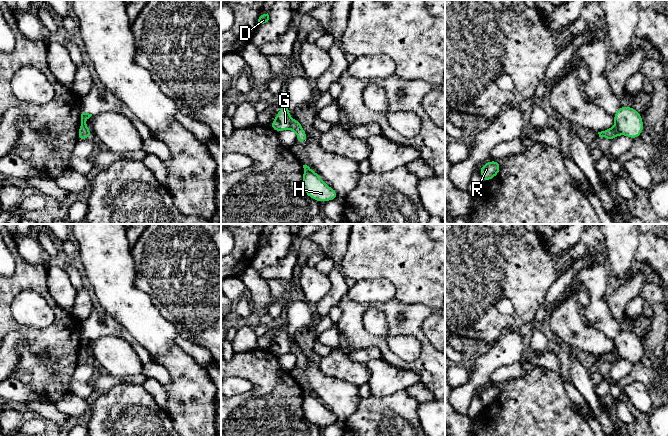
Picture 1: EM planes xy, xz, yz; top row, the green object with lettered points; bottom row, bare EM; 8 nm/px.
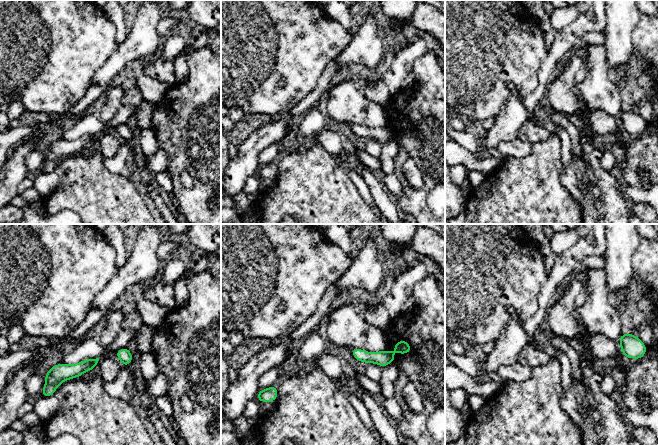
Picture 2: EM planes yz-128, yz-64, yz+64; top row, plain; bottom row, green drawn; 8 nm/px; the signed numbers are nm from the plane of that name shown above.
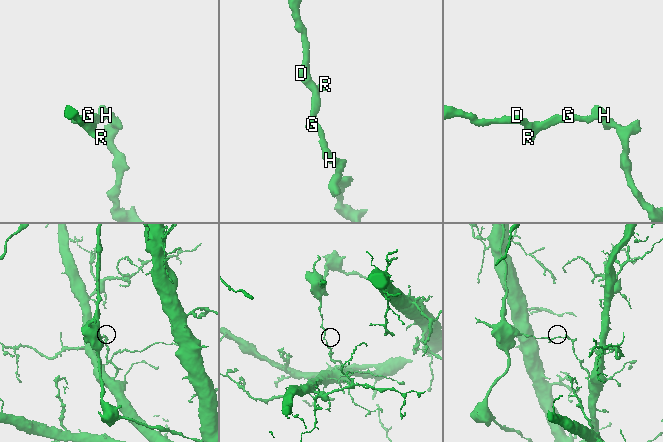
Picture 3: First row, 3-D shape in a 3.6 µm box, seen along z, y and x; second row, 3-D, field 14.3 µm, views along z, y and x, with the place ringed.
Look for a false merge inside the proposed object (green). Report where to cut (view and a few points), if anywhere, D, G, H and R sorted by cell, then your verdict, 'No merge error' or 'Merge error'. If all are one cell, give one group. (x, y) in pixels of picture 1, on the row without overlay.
Split along yz (615, 350), (620, 357). Groups: D G R / H. Merge error

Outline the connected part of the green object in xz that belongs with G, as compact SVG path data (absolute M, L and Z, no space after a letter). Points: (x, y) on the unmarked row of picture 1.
M286 315L280 321L282 333L277 337L275 344L270 348L270 351L276 356L282 354L293 354L297 358L297 365L304 368L307 363L307 357L303 354L301 347L298 344L293 344L290 341L288 334L288 322Z

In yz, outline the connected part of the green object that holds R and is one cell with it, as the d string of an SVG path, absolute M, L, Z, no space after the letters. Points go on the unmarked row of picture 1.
M488 385L486 388L481 390L479 396L484 404L487 406L494 402L500 396L500 386L499 385Z

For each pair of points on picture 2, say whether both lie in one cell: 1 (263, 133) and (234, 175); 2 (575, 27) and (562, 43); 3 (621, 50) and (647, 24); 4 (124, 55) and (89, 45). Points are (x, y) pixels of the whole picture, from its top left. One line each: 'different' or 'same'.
1: same
2: same
3: different
4: different

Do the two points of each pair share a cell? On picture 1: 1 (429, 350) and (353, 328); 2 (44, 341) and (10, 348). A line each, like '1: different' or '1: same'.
1: same
2: different

